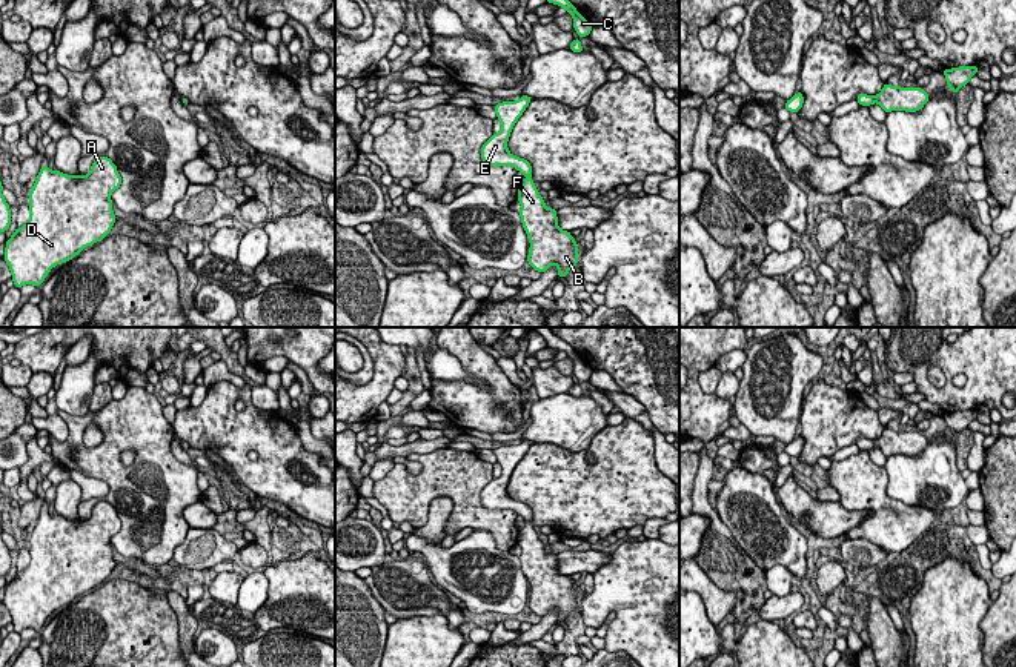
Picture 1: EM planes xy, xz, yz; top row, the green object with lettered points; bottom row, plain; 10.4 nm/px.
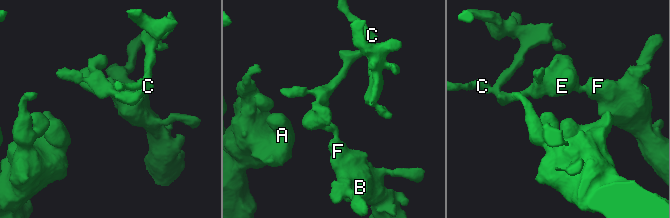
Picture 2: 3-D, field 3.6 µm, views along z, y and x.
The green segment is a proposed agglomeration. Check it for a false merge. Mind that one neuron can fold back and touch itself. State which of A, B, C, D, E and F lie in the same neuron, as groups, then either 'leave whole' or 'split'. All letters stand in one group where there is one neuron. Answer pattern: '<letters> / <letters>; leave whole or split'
A B C D E F; leave whole

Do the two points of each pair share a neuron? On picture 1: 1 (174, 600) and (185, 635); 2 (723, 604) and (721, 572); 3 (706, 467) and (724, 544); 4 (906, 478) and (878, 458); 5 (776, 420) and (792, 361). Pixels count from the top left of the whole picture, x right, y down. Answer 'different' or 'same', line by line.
1: same
2: different
3: same
4: different
5: same

